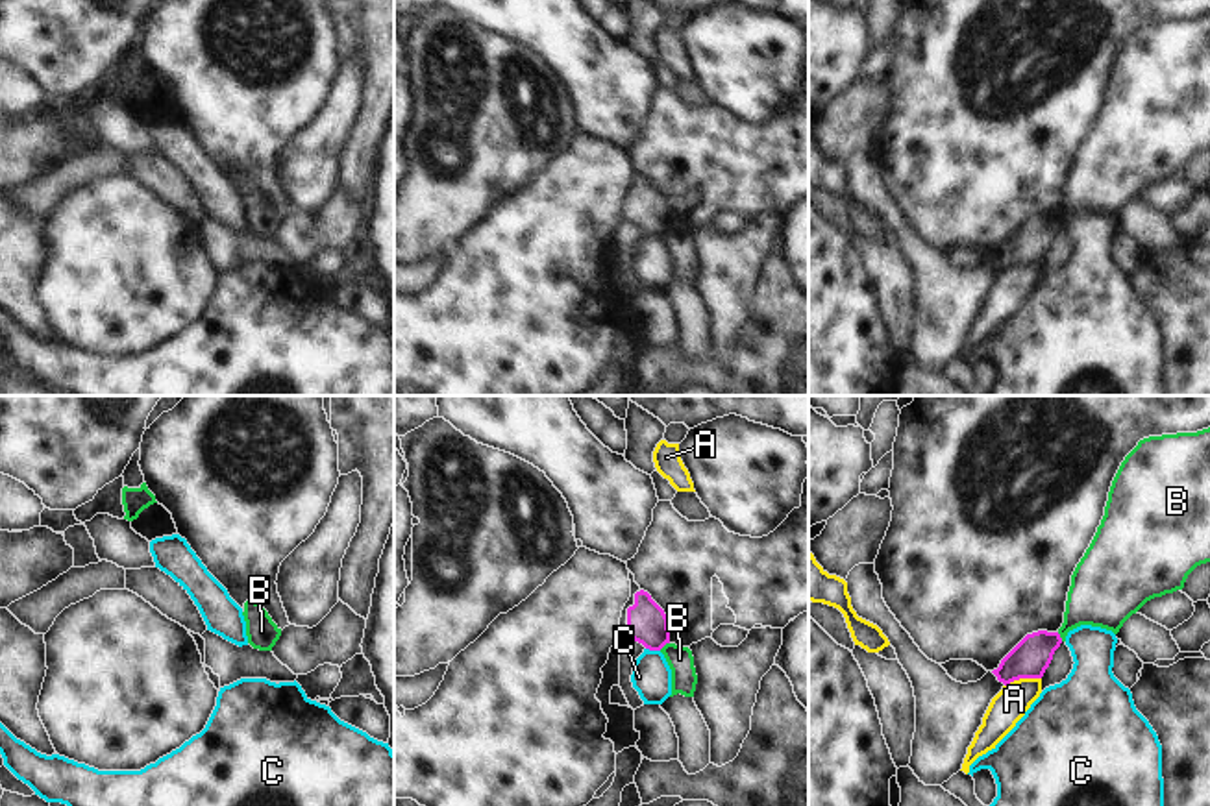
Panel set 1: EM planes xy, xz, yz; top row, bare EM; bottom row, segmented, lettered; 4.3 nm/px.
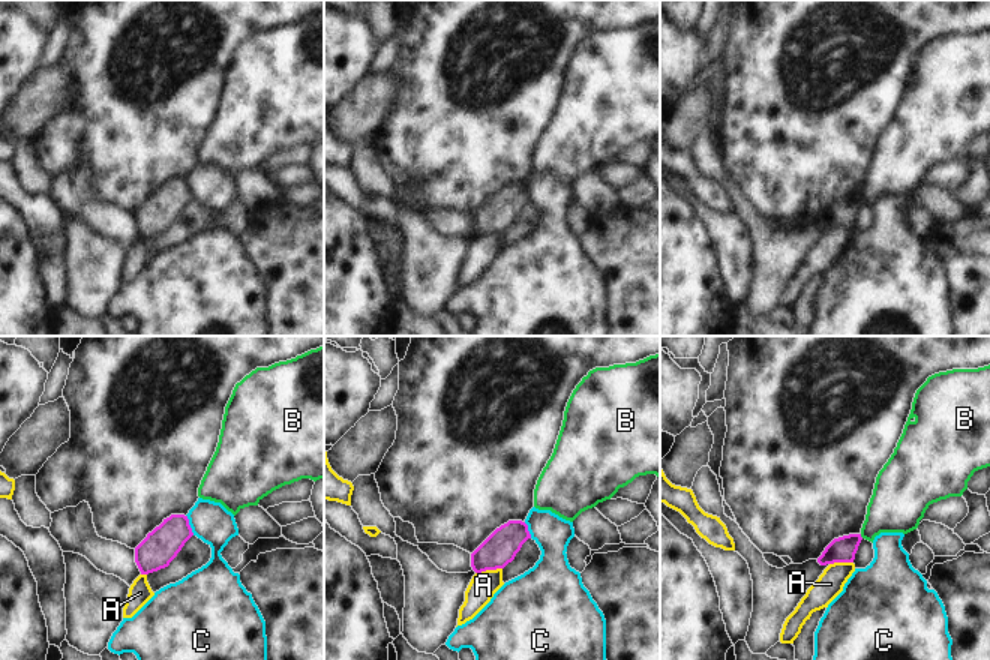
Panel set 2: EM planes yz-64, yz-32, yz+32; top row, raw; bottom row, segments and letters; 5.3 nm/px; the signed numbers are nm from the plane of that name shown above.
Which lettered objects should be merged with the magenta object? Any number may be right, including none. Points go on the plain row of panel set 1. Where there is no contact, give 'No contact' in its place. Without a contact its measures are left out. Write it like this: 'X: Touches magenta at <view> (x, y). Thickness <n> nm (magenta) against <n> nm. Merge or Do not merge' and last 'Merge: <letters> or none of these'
A: Touches magenta at yz (1022, 263). Thickness 170 nm (magenta) against 150 nm. Do not merge
B: Touches magenta at xz (663, 232). Thickness 180 nm (magenta) against 110 nm. Do not merge
C: Touches magenta at xz (654, 235). Thickness 180 nm (magenta) against 180 nm. Do not merge
Merge: none of these

